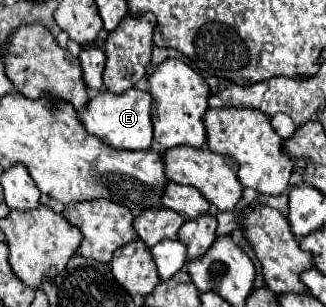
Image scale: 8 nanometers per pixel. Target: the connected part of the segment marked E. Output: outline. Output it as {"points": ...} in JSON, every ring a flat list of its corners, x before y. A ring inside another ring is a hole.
{"points":[[138,88,126,90,124,94,110,94,102,92,100,96,92,98,88,108,80,112,80,120,84,128,92,134,102,138,104,142,112,144,114,148,124,150,144,150,152,144,152,96,150,92,142,92]]}

